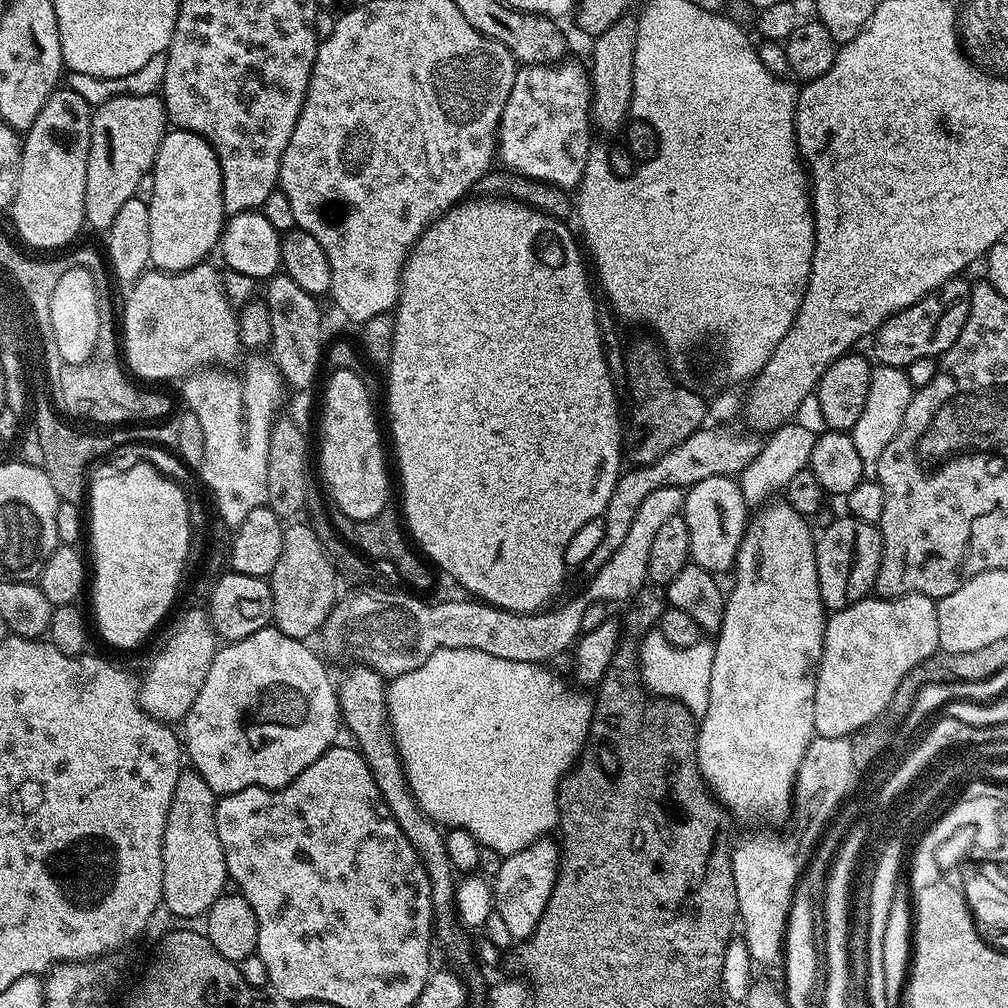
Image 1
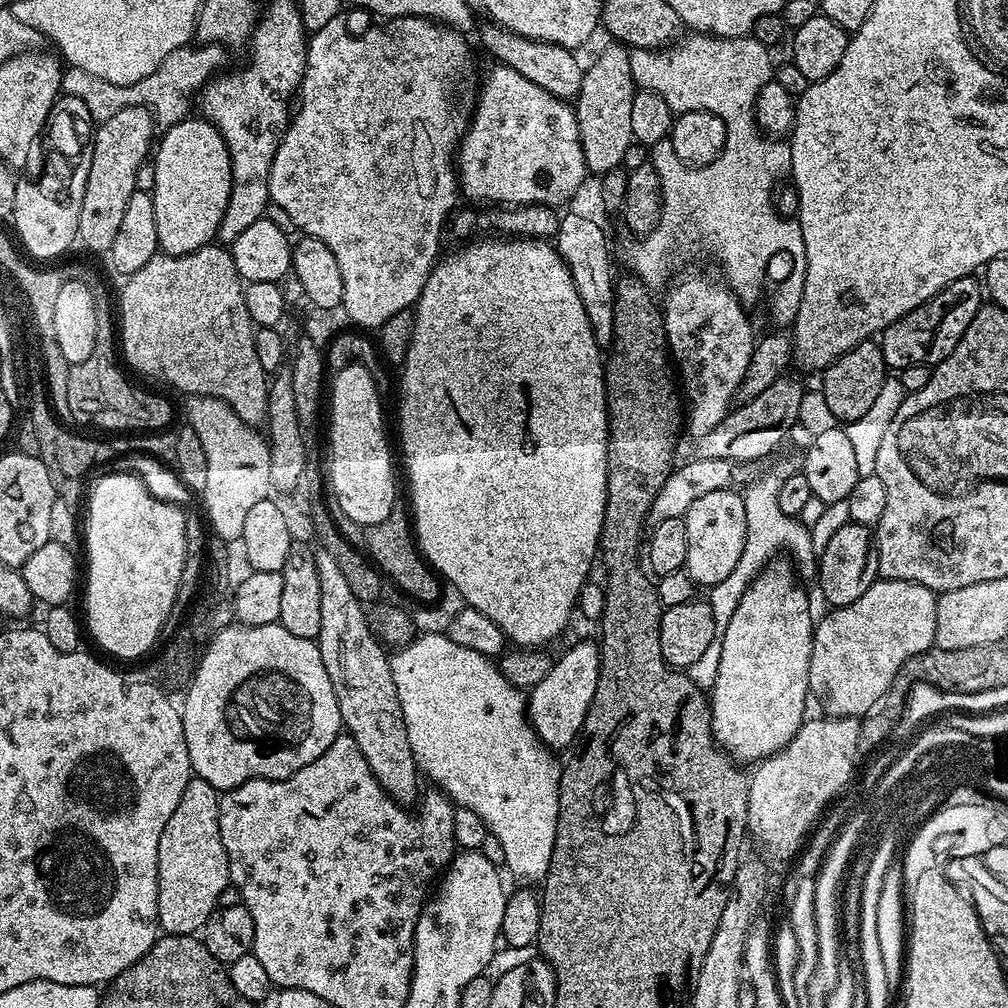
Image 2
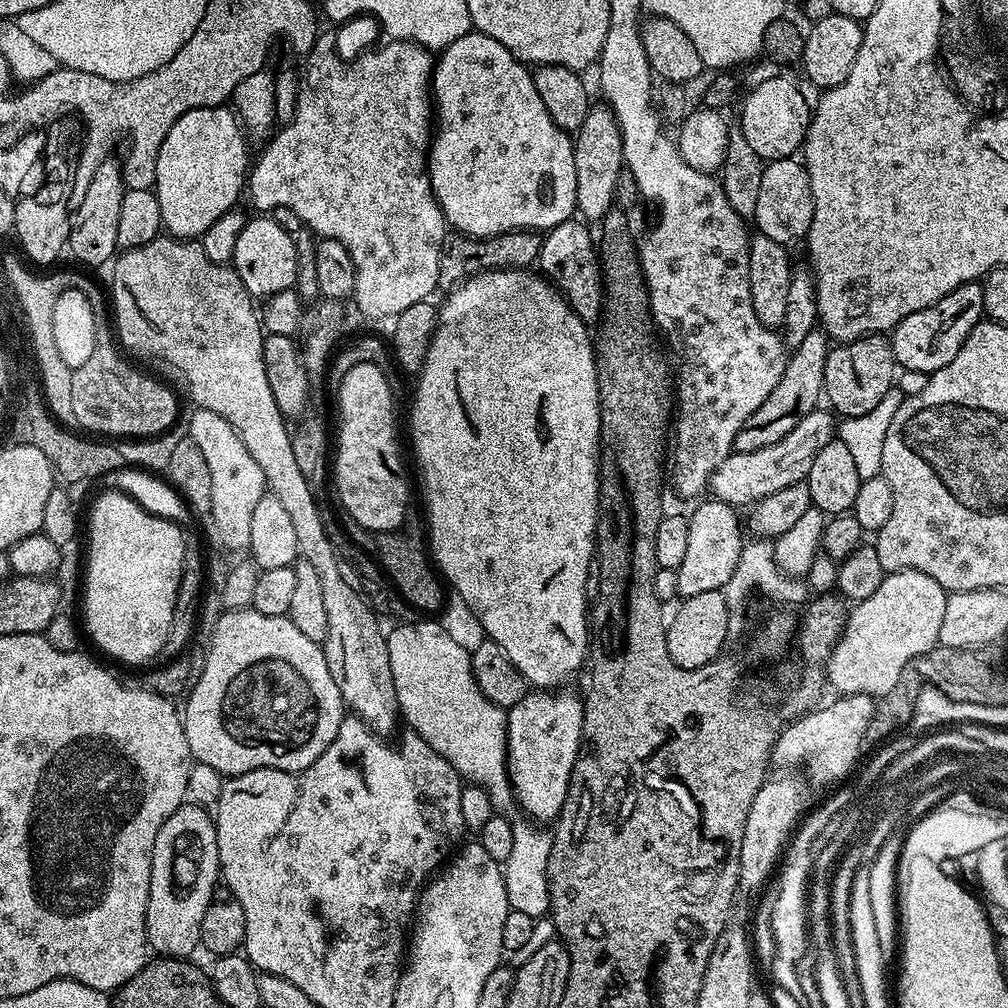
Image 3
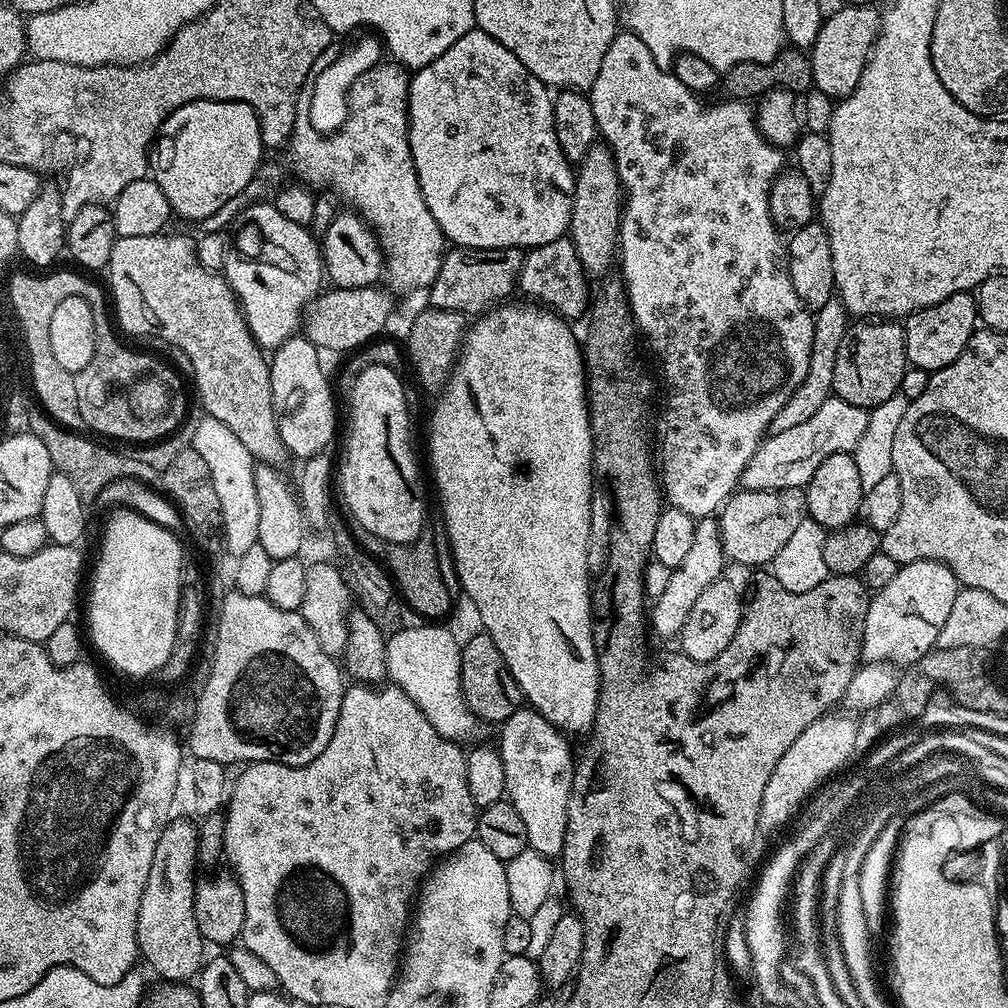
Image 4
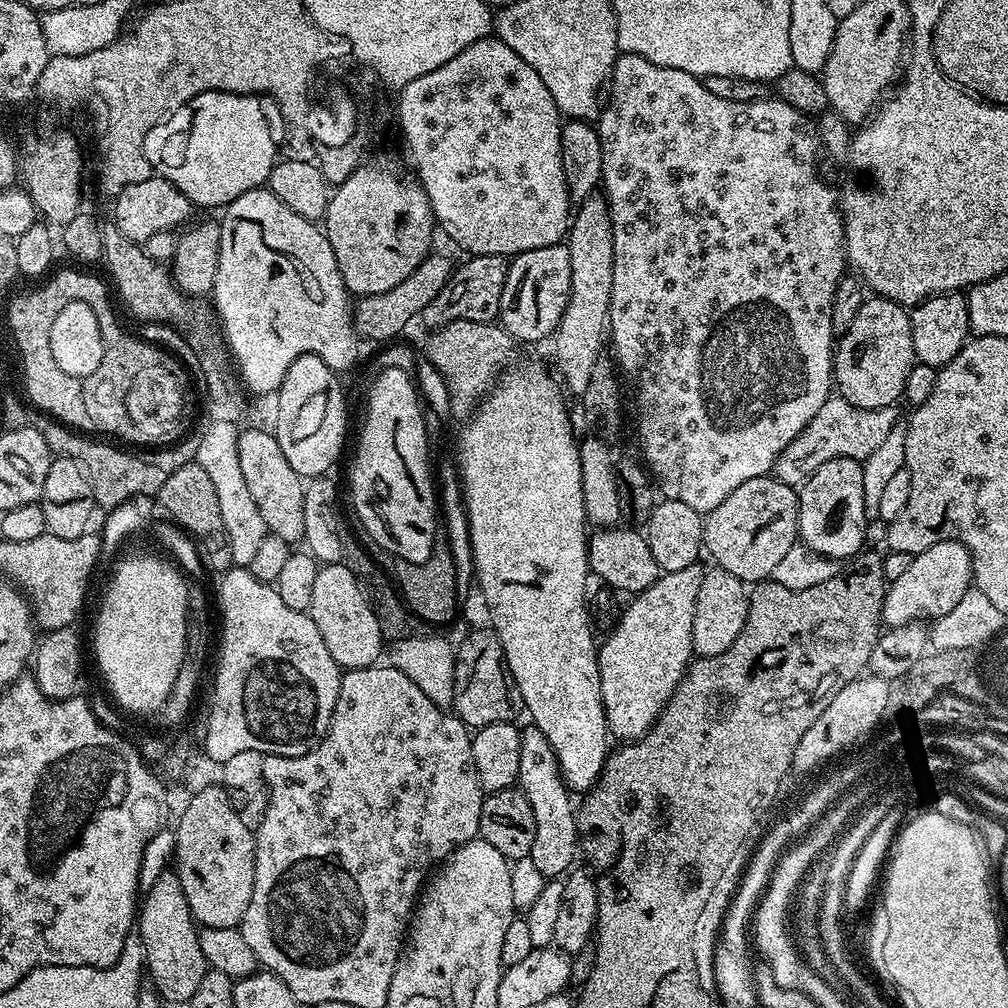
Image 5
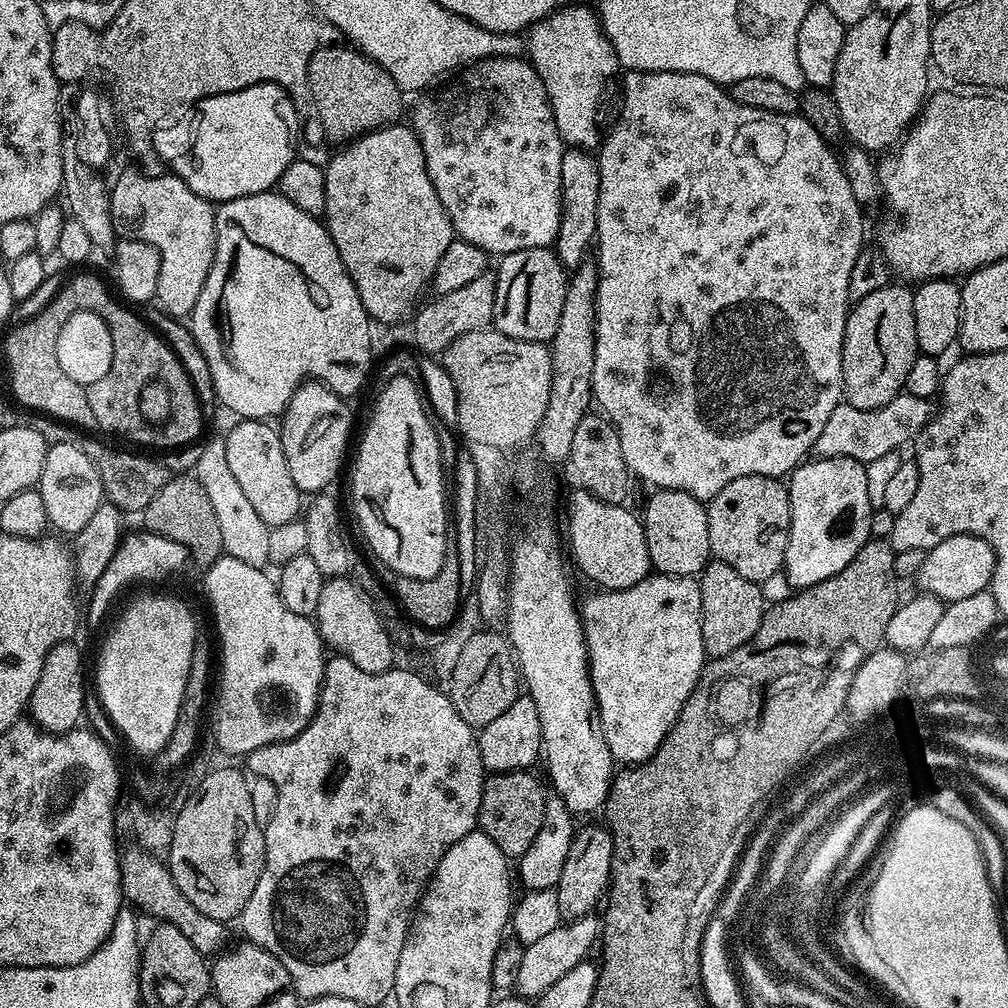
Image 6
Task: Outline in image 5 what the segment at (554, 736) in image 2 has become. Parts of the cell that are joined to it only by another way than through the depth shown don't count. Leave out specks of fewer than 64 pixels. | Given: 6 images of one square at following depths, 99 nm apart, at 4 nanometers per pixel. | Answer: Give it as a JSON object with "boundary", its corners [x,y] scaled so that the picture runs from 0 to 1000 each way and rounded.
{"boundary":[[[530,720],[521,721],[516,727],[518,744],[514,751],[514,781],[522,788],[526,804],[530,804],[530,839],[527,852],[542,871],[556,871],[568,860],[567,852],[573,849],[572,803],[567,802],[568,791],[561,778],[554,752],[542,736],[542,728]]]}

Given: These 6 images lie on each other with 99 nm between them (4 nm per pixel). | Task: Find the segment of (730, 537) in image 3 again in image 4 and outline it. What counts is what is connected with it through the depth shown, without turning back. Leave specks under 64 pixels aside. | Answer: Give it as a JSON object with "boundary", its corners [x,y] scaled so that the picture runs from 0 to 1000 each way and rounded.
{"boundary":[[[694,514],[690,516],[690,525],[688,526],[688,539],[685,542],[681,554],[677,557],[677,562],[667,564],[665,577],[657,589],[650,592],[648,601],[645,603],[645,623],[655,631],[674,632],[677,621],[688,601],[692,597],[692,589],[700,585],[709,575],[715,574],[714,567],[720,561],[718,543],[714,533],[714,517],[710,514]]]}

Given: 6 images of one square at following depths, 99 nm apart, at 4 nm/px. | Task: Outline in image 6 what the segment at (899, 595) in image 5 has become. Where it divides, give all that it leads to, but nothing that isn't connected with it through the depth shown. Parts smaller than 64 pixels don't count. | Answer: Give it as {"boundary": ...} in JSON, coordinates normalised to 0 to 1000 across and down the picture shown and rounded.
{"boundary":[[[947,532],[938,534],[938,538],[931,538],[931,542],[918,548],[913,568],[907,575],[913,578],[914,588],[945,599],[954,593],[962,593],[962,589],[977,586],[983,580],[987,561],[986,546],[977,536],[969,532]]]}

